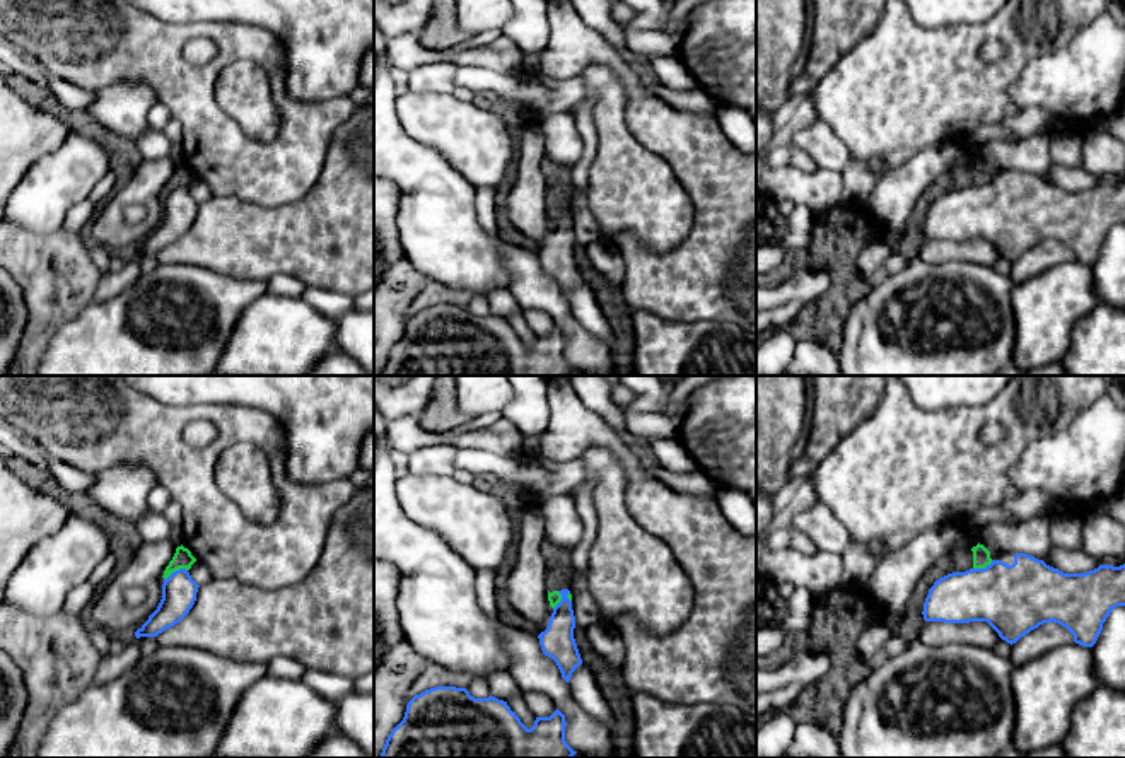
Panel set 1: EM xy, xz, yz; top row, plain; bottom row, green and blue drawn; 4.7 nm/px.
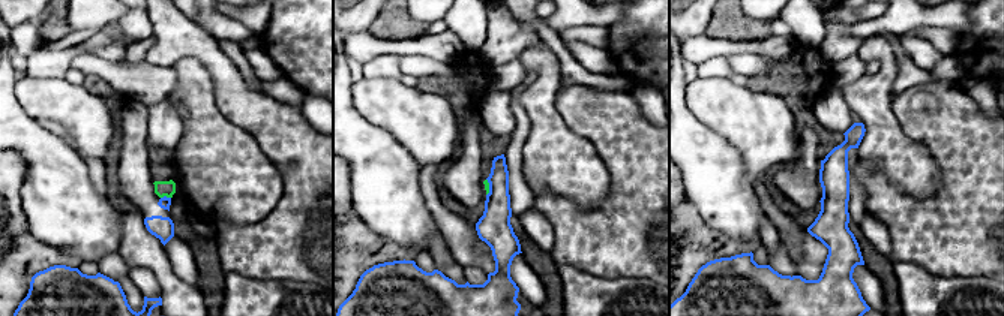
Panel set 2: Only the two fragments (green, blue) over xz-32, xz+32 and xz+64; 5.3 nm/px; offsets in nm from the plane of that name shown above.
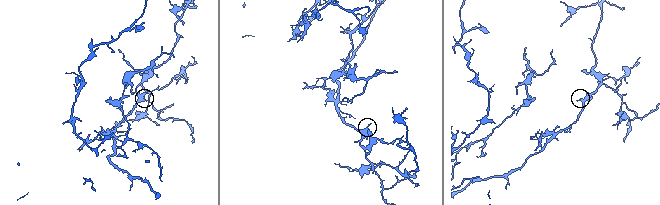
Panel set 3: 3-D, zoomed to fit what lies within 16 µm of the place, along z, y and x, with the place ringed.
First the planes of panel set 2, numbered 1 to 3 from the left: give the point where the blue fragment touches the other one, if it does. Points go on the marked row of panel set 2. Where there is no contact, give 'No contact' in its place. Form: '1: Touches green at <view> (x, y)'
1: Touches green at xz-32 (165, 195)
2: Touches green at xz+32 (488, 187)
3: No contact

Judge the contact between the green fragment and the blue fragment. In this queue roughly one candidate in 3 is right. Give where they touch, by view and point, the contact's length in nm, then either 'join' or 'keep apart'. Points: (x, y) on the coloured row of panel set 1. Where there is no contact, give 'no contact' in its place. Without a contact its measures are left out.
xy (174, 571) | 120 nm | keep apart

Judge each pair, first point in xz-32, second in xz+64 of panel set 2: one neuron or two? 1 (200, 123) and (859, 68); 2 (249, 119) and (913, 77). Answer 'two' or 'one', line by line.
1: two
2: two

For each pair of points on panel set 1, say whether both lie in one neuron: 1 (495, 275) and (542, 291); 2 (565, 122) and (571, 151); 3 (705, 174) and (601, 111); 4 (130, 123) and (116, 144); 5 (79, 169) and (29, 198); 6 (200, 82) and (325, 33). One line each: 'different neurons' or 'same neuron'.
1: different neurons
2: same neuron
3: different neurons
4: different neurons
5: same neuron
6: different neurons

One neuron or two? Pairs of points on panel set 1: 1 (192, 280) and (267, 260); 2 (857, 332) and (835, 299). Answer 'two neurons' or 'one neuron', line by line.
1: two neurons
2: two neurons

